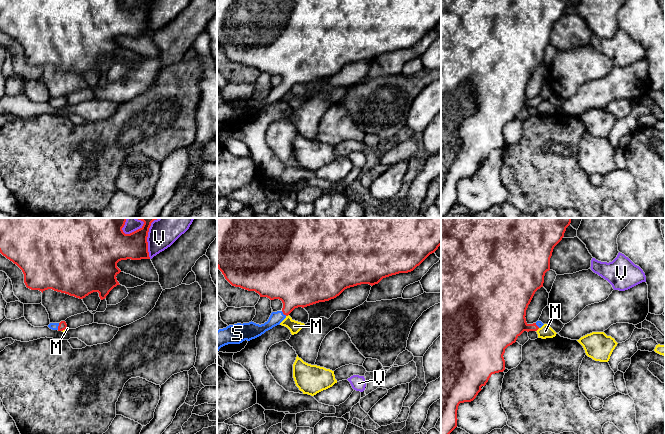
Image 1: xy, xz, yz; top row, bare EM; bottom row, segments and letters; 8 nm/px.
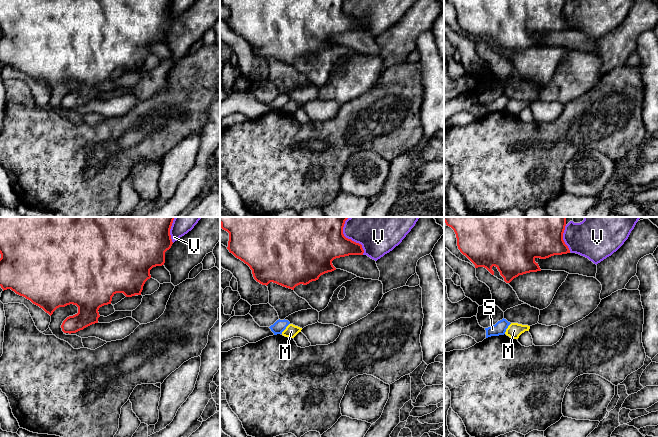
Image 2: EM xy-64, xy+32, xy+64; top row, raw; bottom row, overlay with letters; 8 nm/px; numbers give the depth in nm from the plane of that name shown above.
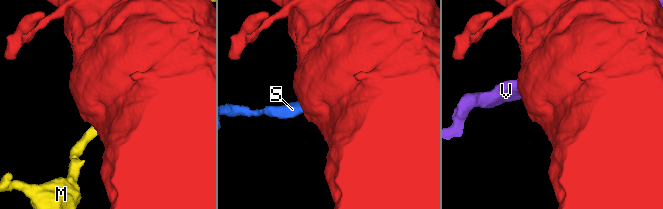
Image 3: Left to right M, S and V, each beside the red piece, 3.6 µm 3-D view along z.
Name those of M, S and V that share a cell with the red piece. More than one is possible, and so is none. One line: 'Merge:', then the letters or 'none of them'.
Merge: S

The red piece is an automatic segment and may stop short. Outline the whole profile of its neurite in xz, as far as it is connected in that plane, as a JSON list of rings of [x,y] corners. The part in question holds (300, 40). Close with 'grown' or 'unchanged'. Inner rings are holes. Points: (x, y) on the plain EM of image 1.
[[[217,0],[217,43],[225,55],[235,63],[255,67],[260,73],[270,76],[279,75],[283,79],[281,87],[272,88],[264,100],[237,99],[217,107],[217,131],[221,123],[228,120],[240,120],[243,117],[255,115],[266,107],[279,101],[295,84],[307,83],[319,78],[329,77],[339,72],[345,65],[361,60],[371,62],[378,60],[383,54],[399,49],[408,49],[419,42],[430,30],[441,21],[441,0]]]; grown

